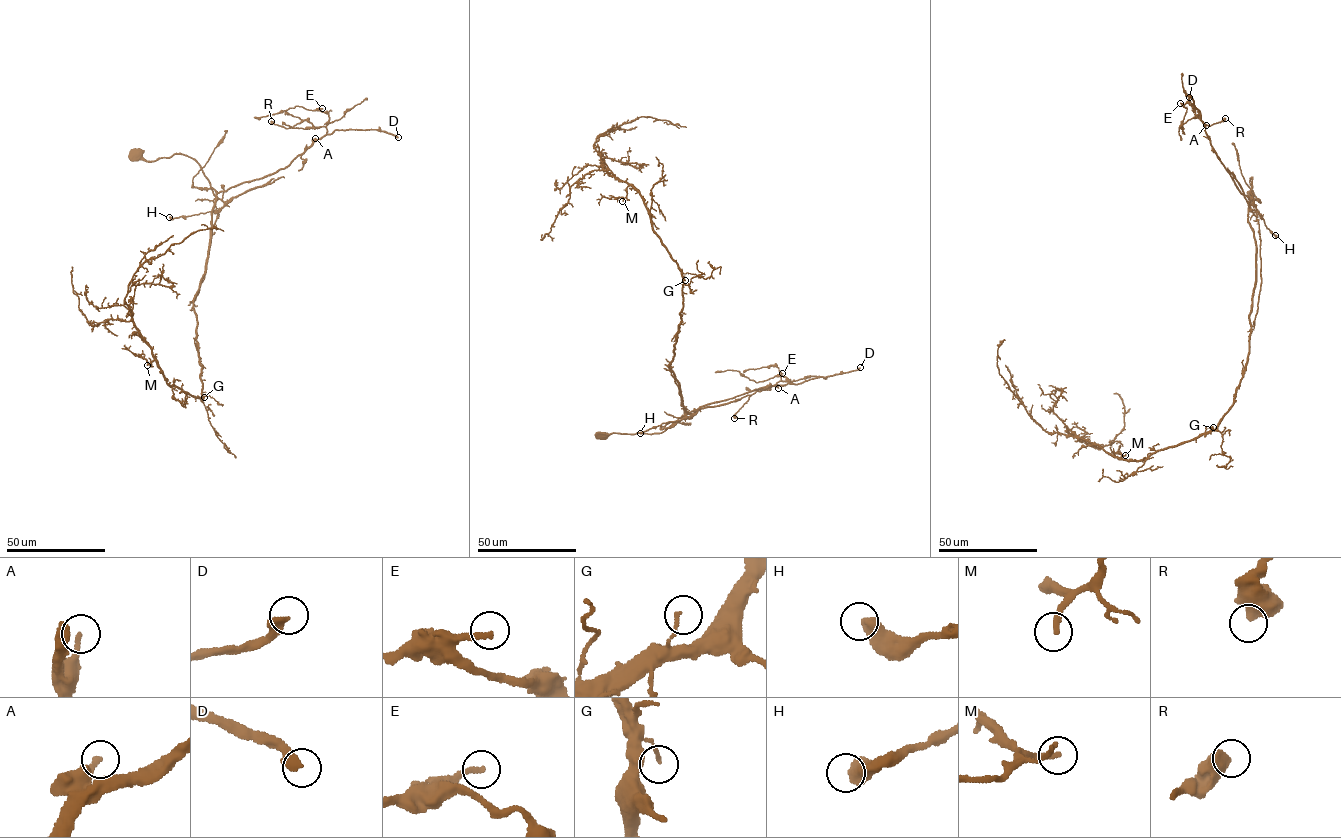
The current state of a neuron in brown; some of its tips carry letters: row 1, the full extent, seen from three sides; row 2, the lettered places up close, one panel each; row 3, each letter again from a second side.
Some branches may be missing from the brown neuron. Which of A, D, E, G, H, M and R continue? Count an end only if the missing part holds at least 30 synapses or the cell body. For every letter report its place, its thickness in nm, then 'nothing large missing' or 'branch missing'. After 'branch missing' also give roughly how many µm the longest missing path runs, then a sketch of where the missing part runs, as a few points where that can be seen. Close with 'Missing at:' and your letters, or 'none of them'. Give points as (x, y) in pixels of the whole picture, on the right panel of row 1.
A: (1206, 125) | 200 nm | nothing large missing
D: (1189, 97) | 320 nm | branch missing | 350 µm
E: (1180, 103) | 240 nm | nothing large missing
G: (1213, 427) | 120 nm | nothing large missing
H: (1275, 235) | 600 nm | nothing large missing
M: (1125, 455) | 240 nm | branch missing | 25 µm | (1125, 455), (1143, 447)
R: (1225, 118) | 550 nm | nothing large missing
Missing at: D, M

